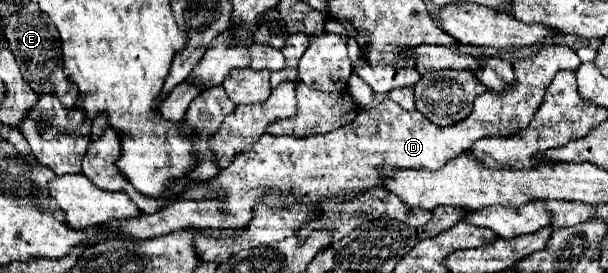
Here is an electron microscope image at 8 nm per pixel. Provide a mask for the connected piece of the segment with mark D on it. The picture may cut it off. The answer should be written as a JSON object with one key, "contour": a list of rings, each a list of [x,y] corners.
{"contour":[[[547,45],[537,55],[523,59],[523,61],[517,61],[513,65],[517,83],[511,85],[505,95],[497,95],[495,91],[483,93],[481,97],[475,99],[473,113],[453,127],[437,127],[419,111],[405,111],[397,103],[393,103],[391,99],[385,99],[369,111],[359,111],[357,119],[351,125],[341,127],[337,131],[331,131],[327,135],[313,135],[313,137],[297,139],[297,137],[273,137],[273,135],[265,133],[253,145],[253,151],[237,155],[235,161],[227,169],[221,171],[219,177],[211,179],[213,187],[225,187],[227,189],[225,201],[217,201],[217,199],[183,201],[183,199],[179,199],[179,201],[173,201],[171,205],[159,209],[153,215],[139,215],[139,217],[131,217],[131,219],[113,219],[113,221],[103,223],[101,227],[125,233],[127,237],[133,237],[133,239],[145,241],[145,239],[155,239],[155,237],[179,231],[179,229],[209,229],[209,227],[239,229],[239,227],[245,227],[253,217],[251,211],[255,209],[255,203],[259,203],[259,201],[263,201],[269,207],[287,207],[287,205],[295,205],[295,203],[319,205],[323,201],[335,201],[335,203],[351,201],[351,199],[359,197],[361,193],[381,185],[379,175],[389,175],[389,173],[393,175],[395,169],[425,169],[425,167],[441,169],[449,159],[471,151],[471,147],[477,139],[517,135],[517,131],[523,131],[525,127],[529,127],[529,121],[533,119],[533,113],[541,105],[545,89],[553,81],[555,73],[561,69],[577,71],[579,65],[581,65],[581,59],[577,57],[577,53],[573,49],[563,47],[563,45]]]}

